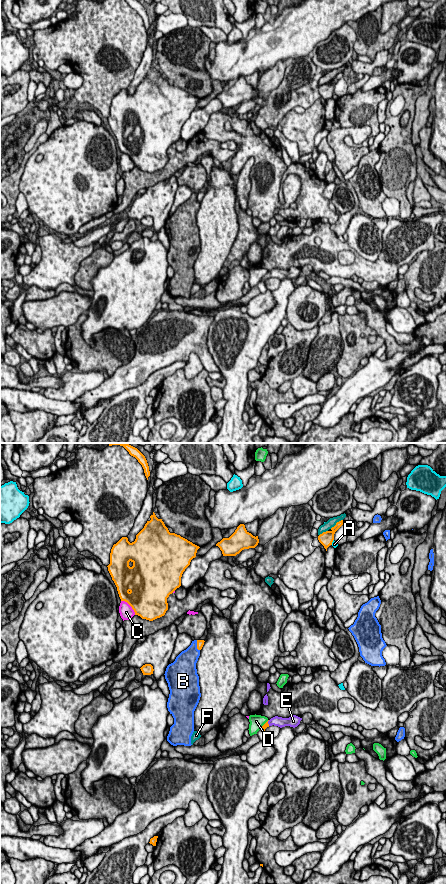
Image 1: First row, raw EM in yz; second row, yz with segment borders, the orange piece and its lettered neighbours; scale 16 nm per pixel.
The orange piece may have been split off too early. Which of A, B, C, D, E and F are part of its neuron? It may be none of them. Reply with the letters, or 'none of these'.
E

